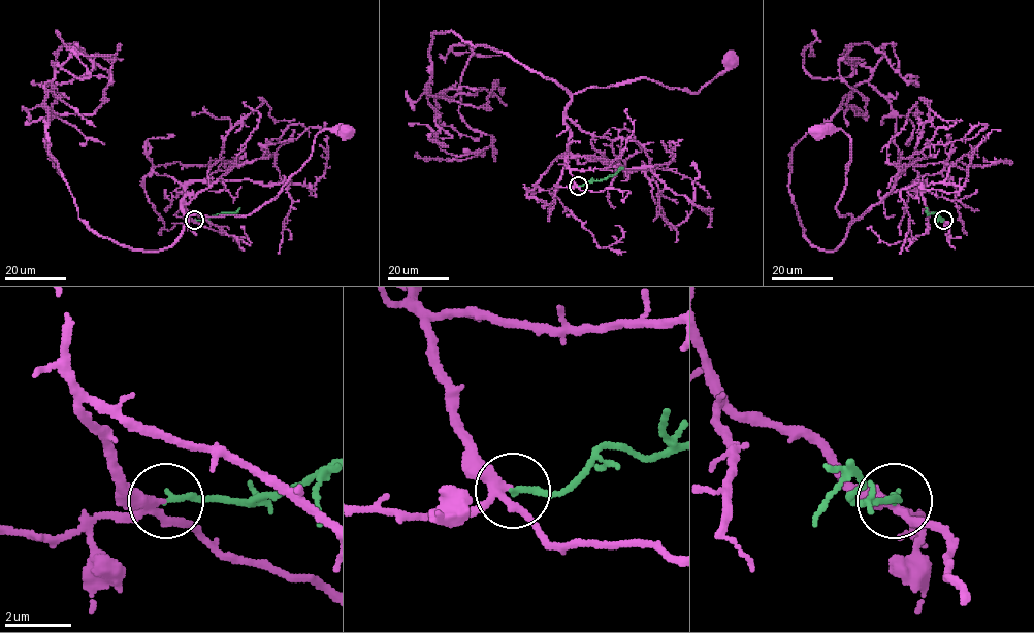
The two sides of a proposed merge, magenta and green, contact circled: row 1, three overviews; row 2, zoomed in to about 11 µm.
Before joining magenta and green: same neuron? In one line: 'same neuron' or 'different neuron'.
same neuron

